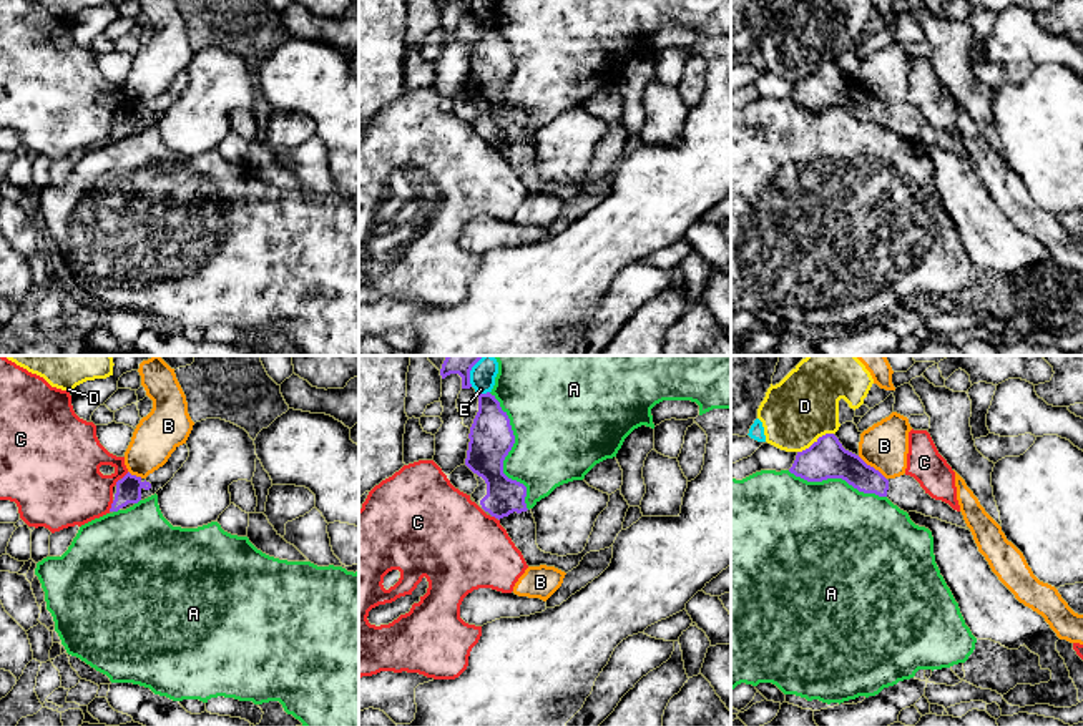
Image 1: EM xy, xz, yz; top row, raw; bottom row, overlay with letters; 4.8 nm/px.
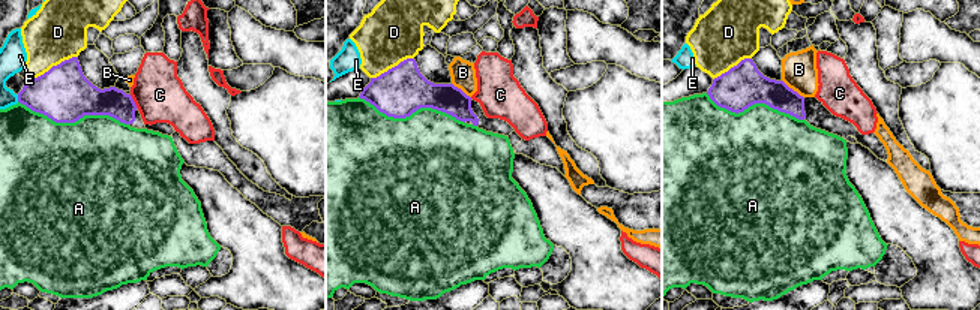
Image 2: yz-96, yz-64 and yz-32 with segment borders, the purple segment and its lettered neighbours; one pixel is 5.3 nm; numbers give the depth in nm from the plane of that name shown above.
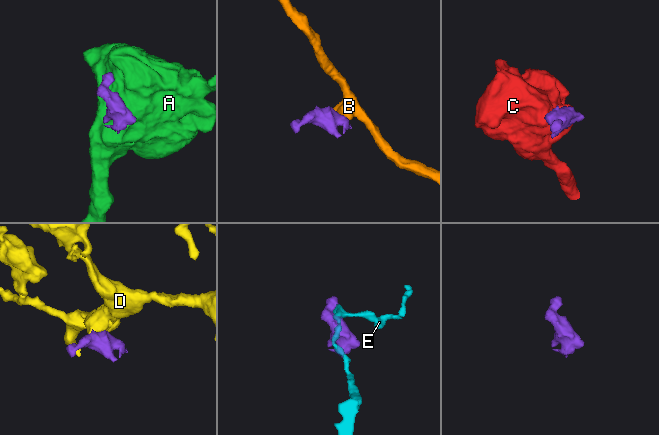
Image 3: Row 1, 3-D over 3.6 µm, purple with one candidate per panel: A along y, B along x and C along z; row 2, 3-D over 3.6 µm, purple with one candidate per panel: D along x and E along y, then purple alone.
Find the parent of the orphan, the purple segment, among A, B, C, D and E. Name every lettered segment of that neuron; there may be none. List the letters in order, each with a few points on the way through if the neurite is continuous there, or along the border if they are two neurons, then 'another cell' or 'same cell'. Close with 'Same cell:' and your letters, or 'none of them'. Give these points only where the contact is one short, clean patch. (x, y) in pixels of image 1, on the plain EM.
A: another cell
B: along yz (857, 83), (886, 107) | another cell
C: another cell
D: along yz (833, 60), (819, 63), (798, 80) | another cell
E: along xz (489, 19), (479, 22) | another cell
Same cell: none of them

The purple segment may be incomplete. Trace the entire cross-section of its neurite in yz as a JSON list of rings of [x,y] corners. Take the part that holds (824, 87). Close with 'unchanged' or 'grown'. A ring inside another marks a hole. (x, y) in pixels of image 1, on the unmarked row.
[[[826,61],[809,76],[797,80],[789,100],[807,110],[842,106],[859,120],[887,125],[907,141],[917,140],[970,158],[962,140],[932,126],[914,105],[904,101],[895,106],[885,106],[859,83],[845,78],[834,61]]]; grown

